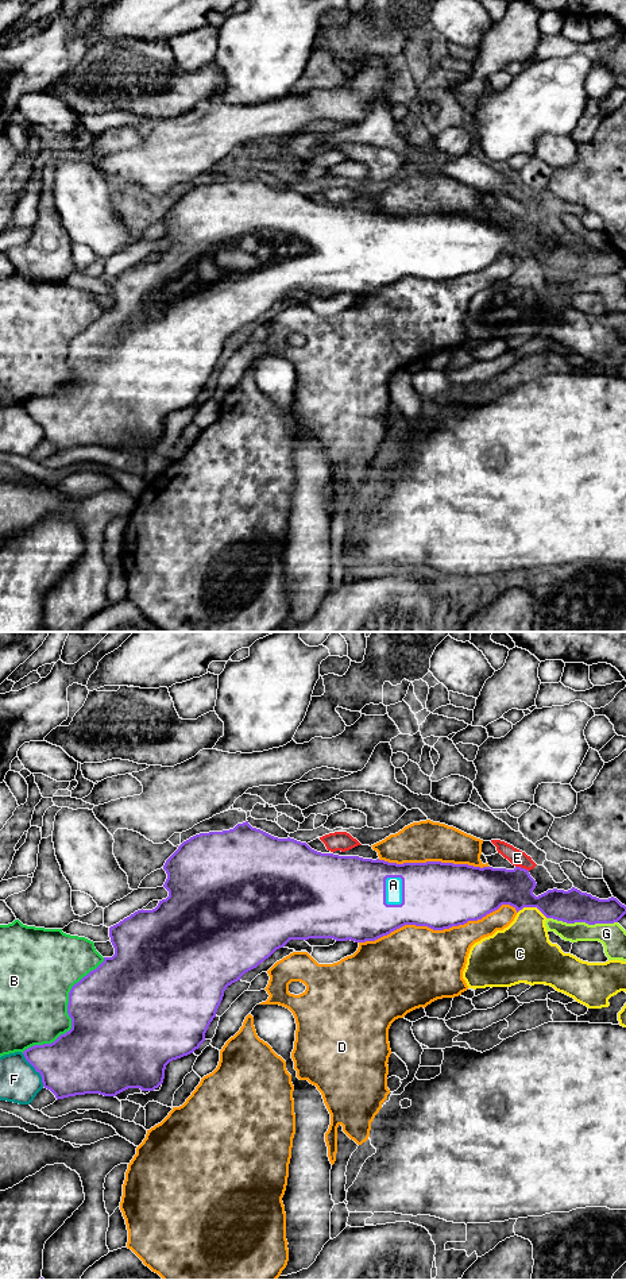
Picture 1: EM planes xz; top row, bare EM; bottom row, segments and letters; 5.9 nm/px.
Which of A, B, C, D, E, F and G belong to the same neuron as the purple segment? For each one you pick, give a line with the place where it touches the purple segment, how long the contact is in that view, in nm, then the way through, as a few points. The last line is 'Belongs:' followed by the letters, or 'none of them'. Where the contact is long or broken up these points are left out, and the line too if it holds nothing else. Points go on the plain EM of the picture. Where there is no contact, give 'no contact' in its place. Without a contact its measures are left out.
A: xz (385, 249) | 190 nm
Belongs: A

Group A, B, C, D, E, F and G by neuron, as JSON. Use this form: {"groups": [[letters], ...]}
{"groups": [["A"], ["B"], ["C"], ["D"], ["E"], ["F"], ["G"]]}

